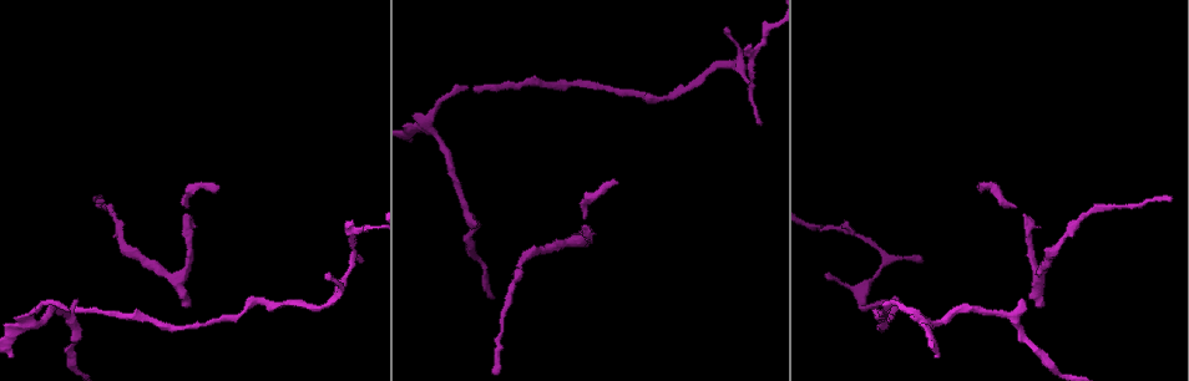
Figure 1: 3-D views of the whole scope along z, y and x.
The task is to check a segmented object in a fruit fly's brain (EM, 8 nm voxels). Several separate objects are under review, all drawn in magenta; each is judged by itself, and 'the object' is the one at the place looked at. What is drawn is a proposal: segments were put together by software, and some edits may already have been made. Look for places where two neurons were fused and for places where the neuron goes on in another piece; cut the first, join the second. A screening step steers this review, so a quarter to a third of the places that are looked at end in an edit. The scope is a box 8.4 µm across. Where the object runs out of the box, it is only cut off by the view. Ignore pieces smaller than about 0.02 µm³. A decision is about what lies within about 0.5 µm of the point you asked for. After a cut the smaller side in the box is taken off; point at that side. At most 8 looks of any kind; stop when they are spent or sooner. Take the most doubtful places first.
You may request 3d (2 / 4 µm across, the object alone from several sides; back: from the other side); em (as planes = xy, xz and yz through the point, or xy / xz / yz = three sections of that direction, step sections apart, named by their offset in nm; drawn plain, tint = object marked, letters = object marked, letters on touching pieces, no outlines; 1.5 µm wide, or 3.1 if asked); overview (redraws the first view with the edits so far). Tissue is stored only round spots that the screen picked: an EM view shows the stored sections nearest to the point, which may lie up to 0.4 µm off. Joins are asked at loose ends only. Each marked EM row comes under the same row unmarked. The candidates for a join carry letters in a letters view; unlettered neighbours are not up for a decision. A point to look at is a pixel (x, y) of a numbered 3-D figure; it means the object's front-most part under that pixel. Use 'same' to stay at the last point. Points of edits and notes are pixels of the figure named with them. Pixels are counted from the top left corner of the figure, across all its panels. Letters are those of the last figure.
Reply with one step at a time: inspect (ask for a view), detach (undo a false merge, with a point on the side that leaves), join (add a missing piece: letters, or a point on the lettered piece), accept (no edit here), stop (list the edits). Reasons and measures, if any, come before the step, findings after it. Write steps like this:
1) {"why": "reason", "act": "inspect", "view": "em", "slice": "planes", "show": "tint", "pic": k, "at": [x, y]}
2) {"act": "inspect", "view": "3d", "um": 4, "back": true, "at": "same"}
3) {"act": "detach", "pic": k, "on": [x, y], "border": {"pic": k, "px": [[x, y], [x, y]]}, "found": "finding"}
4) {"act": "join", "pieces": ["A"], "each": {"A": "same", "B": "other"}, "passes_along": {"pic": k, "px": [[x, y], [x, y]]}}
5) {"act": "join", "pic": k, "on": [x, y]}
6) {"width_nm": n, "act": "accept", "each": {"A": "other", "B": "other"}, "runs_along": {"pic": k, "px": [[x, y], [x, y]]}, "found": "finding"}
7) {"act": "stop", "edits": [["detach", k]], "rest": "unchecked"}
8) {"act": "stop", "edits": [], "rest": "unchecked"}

{"why": "an open end", "act": "inspect", "view": "3d", "um": 2, "pic": 1, "at": [187, 304]}

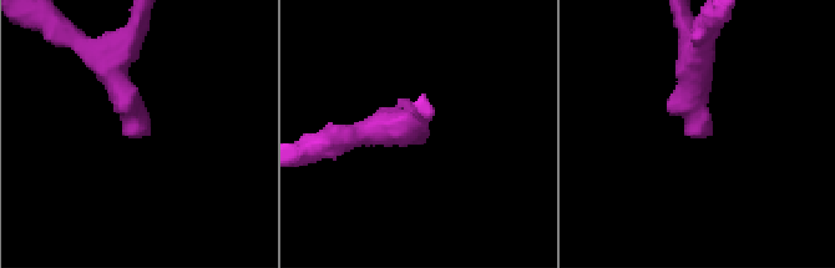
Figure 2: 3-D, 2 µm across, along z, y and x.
{"act": "inspect", "view": "em", "slice": "xy", "step": 8, "show": "letters", "pic": 2, "at": [144, 133]}

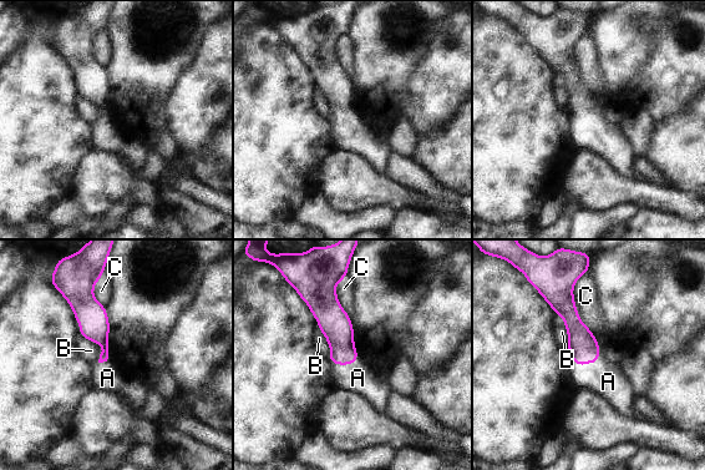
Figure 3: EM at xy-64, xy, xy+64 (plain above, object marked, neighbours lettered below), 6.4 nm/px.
{"act": "join", "pieces": ["A"], "each": {"A": "same", "B": "other", "C": "other"}, "passes_along": {"pic": 3, "px": [[583, 347], [587, 363], [608, 382]]}, "found": "it goes on there"}

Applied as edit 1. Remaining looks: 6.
{"act": "inspect", "view": "overview"}

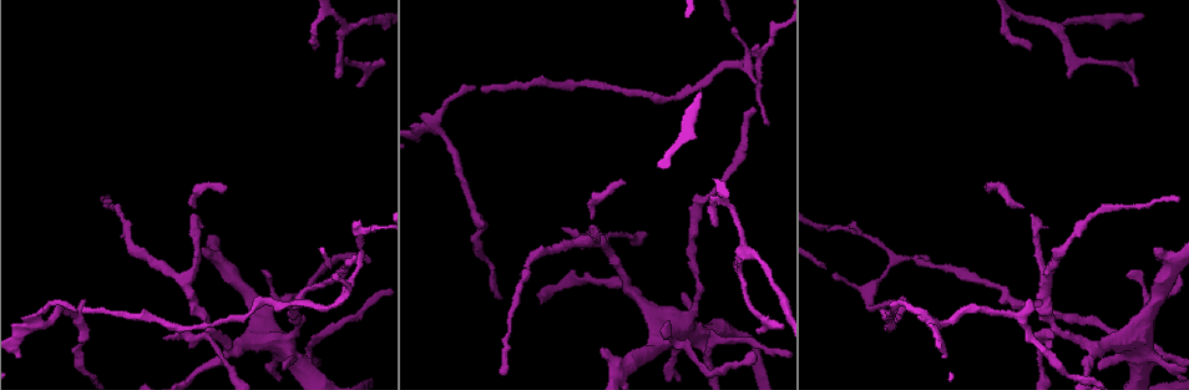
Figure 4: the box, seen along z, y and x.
{"why": "free end", "act": "inspect", "view": "em", "slice": "planes", "show": "tint", "pic": 4, "at": [419, 138]}

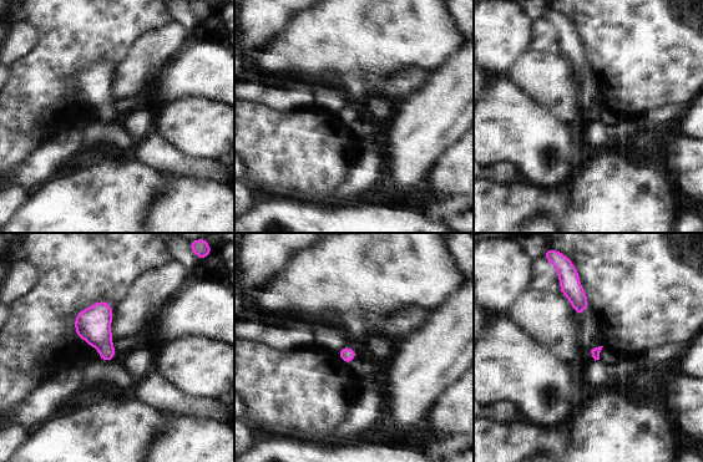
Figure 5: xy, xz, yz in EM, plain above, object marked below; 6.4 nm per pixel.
{"act": "inspect", "view": "em", "slice": "planes", "show": "letters", "at": "same"}

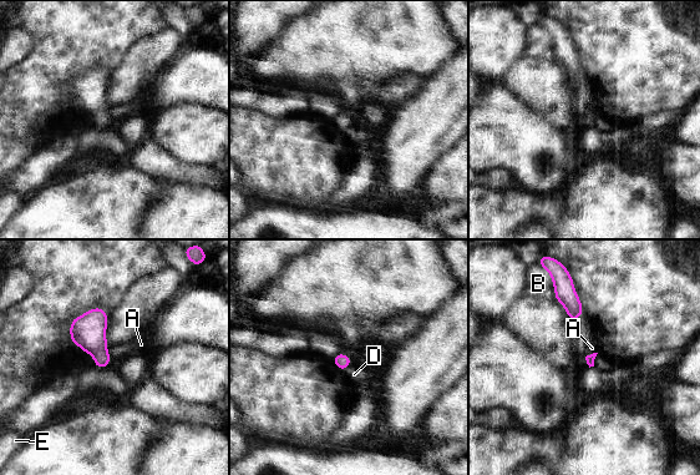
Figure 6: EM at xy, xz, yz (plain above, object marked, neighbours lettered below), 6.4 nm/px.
{"act": "accept", "each": {"A": "other", "B": "other", "D": "other", "E": "other"}, "border": {"pic": 6, "px": [[597, 352], [586, 357]]}, "found": "none of them fits"}

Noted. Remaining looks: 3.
{"act": "stop", "edits": [["join", 3]], "rest": "unchecked"}

